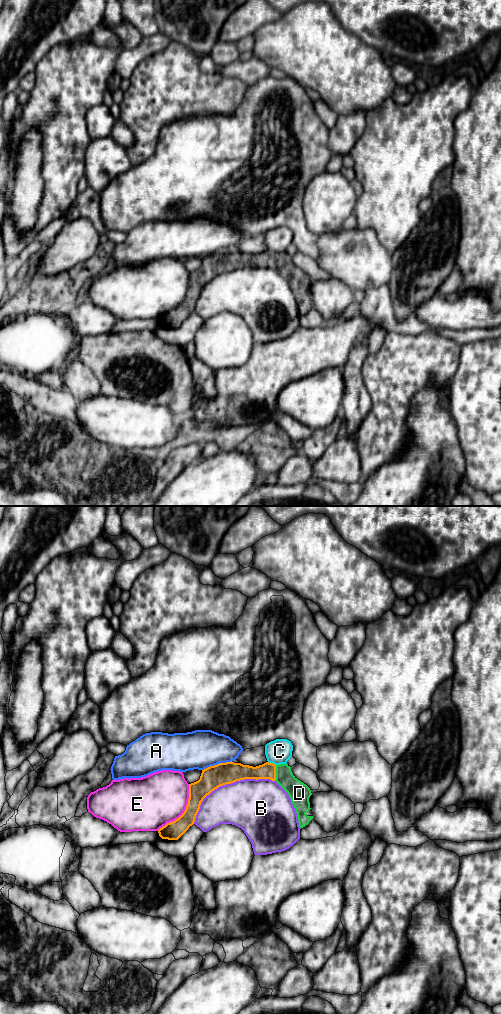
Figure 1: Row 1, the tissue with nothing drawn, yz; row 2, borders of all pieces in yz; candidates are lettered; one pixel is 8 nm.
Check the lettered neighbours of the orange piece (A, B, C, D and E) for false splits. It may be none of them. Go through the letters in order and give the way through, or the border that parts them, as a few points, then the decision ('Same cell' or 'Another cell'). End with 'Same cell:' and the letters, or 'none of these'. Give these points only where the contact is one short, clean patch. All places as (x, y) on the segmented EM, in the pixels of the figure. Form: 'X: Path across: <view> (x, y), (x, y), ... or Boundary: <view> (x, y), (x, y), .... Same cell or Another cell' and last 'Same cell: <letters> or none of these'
A: Another cell
B: Another cell
C: Another cell
D: Path across: yz (267, 770), (275, 773), (299, 793). Same cell
E: Another cell
Same cell: D

